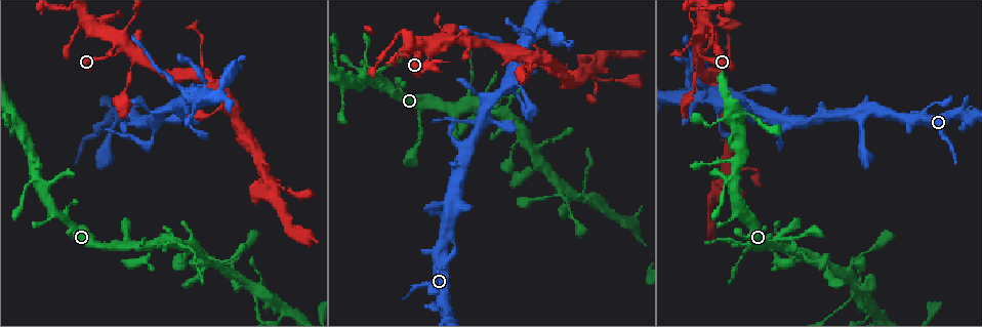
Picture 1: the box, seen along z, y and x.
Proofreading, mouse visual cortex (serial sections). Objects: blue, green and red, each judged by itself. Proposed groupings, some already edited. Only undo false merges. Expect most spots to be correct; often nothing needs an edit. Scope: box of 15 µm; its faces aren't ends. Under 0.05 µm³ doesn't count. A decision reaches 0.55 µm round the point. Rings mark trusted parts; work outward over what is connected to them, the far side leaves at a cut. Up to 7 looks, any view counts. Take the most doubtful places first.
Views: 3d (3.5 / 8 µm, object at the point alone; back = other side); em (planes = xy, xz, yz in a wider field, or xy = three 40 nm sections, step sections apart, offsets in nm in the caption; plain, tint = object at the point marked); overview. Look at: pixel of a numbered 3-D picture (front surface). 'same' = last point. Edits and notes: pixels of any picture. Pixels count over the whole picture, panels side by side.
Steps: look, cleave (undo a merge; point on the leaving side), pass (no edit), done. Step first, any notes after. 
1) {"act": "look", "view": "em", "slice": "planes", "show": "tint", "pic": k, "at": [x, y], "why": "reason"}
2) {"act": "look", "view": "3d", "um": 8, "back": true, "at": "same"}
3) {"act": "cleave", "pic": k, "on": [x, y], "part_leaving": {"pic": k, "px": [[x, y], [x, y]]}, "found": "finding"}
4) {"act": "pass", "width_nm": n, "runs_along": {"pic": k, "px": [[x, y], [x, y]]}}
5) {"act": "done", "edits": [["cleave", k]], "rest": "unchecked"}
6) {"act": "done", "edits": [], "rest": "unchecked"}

{"act": "look", "view": "3d", "um": 3.5, "pic": 1, "at": [564, 198], "why": "two arms in line, one across"}

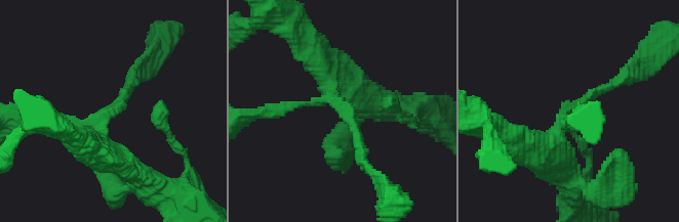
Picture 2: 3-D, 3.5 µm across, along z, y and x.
{"act": "look", "view": "em", "slice": "xy", "step": 3, "show": "tint", "pic": 2, "at": [340, 102], "why": "now the EM"}

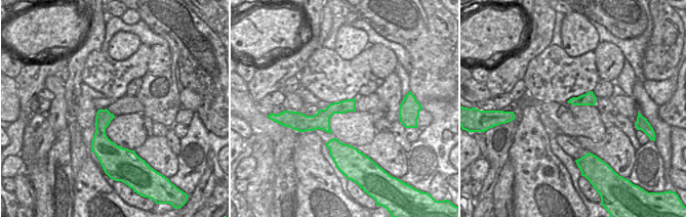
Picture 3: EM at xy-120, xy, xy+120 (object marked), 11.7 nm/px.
{"act": "pass", "found": "continuous, no second cell"}

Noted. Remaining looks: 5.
{"act": "look", "view": "3d", "um": 3.5, "pic": 1, "at": [257, 298], "why": "small branch off a trunk"}

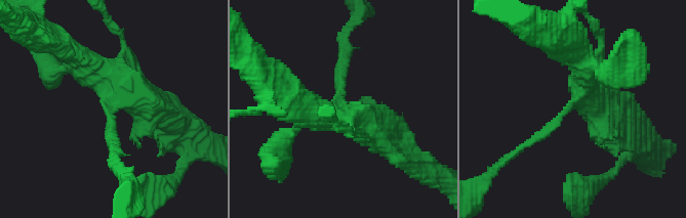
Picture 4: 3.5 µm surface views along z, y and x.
{"act": "pass", "runs_along": {"pic": 4, "px": [[582, 58], [575, 102], [522, 146]]}, "found": "continuous, no second cell"}

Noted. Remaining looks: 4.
{"act": "look", "view": "3d", "um": 3.5, "pic": 1, "at": [777, 119], "why": "calibre changes"}

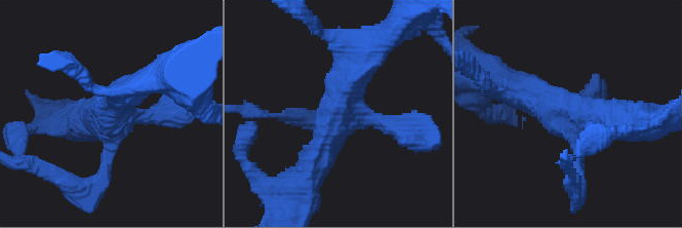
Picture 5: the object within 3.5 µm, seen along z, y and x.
{"act": "look", "view": "em", "slice": "planes", "show": "tint", "pic": 5, "at": [123, 117], "arms": 4, "arm_widths_nm": [200, 300, 450, 500]}

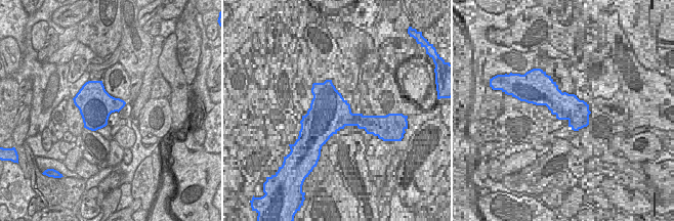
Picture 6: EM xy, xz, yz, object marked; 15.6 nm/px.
{"act": "pass", "runs_along": {"pic": 5, "px": [[308, 175], [361, 64]]}, "found": "continuous, no second cell"}

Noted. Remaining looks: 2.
{"act": "done", "edits": [], "rest": "unchecked"}

